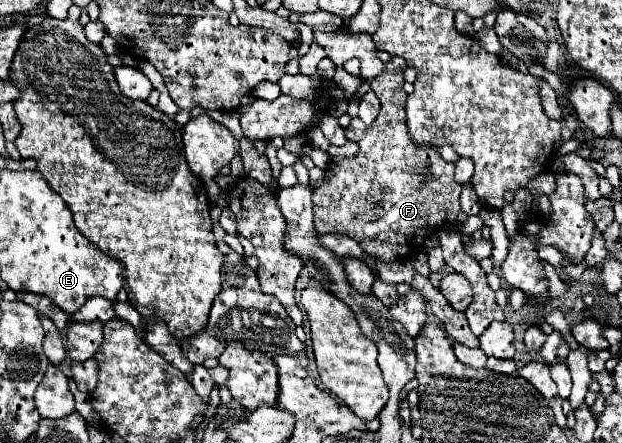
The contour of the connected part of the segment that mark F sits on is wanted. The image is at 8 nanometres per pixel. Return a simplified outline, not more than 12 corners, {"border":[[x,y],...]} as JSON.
{"border":[[406,60],[370,80],[352,158],[314,190],[314,226],[374,260],[416,258],[462,228],[454,164],[404,118]]}

